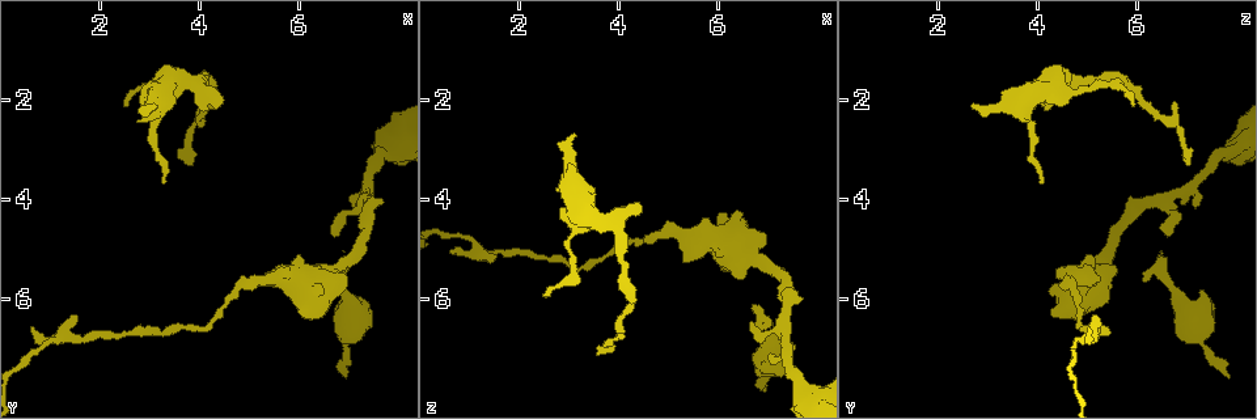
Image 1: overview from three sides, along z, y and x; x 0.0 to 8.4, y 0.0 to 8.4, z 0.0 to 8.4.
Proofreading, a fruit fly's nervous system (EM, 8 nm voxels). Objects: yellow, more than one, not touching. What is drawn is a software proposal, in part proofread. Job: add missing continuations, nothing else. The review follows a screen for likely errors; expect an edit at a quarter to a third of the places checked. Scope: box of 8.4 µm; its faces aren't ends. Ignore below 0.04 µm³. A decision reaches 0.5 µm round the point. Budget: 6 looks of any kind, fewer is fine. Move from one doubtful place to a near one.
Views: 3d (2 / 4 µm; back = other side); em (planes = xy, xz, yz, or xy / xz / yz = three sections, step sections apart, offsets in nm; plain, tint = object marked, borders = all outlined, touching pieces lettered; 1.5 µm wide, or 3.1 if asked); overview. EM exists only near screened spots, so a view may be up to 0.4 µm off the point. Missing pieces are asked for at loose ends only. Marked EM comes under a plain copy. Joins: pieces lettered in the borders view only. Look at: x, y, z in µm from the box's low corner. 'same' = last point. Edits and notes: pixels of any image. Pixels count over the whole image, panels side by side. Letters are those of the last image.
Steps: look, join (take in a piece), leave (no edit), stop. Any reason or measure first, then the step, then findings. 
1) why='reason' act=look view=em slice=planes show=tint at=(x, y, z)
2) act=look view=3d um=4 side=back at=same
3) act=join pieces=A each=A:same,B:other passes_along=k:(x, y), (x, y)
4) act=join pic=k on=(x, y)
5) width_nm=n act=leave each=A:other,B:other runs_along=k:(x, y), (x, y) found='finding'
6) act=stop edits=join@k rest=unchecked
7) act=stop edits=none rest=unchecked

why='tapers out' act=look view=em slice=planes show=borders at=(2.55, 2.20, 5.95)

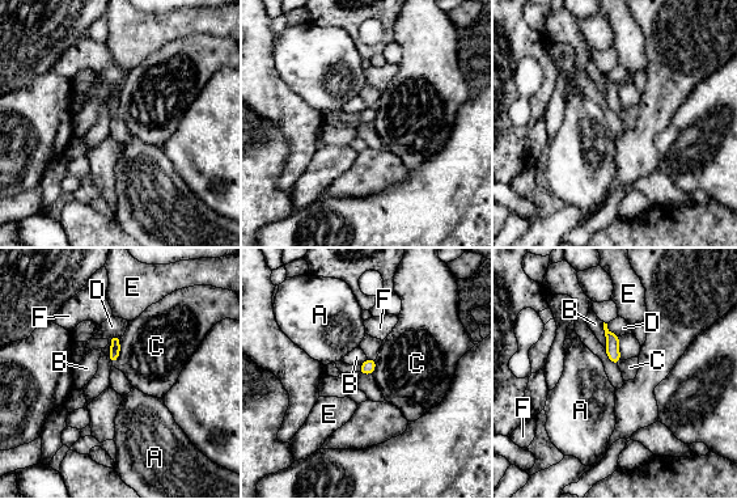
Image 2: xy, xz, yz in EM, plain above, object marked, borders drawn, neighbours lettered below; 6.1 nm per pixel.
act=leave each=A:other,B:other,C:other,D:other,E:other,F:other border=2:(121, 345), (121, 351), (113, 364) found='none of them fits'

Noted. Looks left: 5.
why='end of a long branch' act=look view=3d um=2 at=(3.85, 3.35, 7.00)

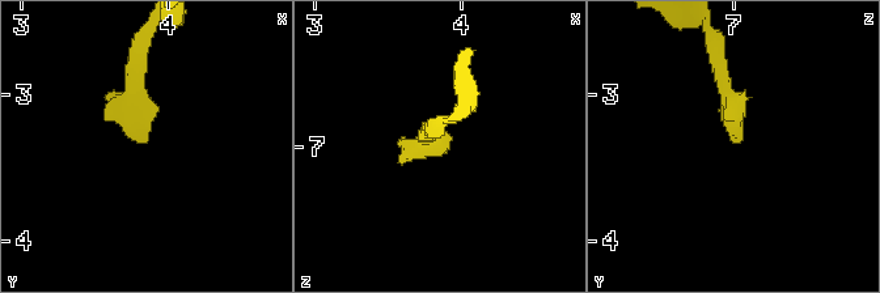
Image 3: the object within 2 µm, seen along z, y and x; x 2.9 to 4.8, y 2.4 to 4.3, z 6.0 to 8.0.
act=look view=em slice=xy step=8 show=tint at=(3.82, 3.34, 7.04)

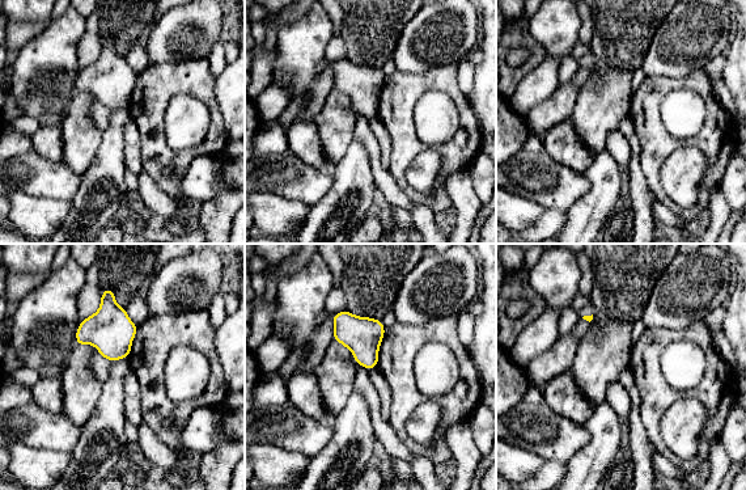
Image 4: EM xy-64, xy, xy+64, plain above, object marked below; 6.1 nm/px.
act=look view=em slice=planes show=borders at=same

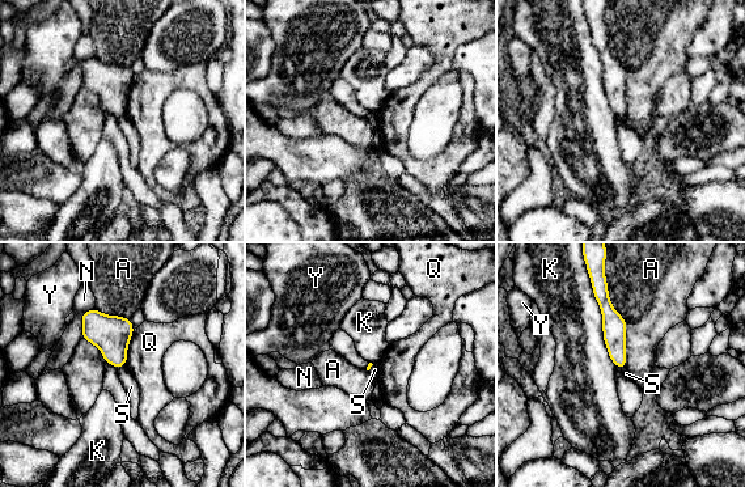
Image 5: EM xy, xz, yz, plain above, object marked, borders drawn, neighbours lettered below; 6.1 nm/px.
act=leave each=A:other,K:other,N:other,Q:other,S:other,Y:other runs_along=5:(602, 292), (614, 325), (621, 364) found='none of them fits'

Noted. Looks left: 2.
why='stops while still wide' act=look view=3d um=4 at=(6.50, 5.85, 4.30)

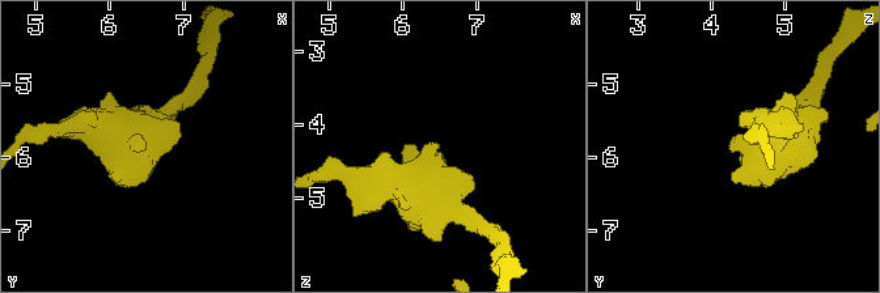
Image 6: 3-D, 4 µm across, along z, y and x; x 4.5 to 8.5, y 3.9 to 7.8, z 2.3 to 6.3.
why='now the EM' act=look view=em slice=planes show=borders at=(6.55, 5.90, 4.30)

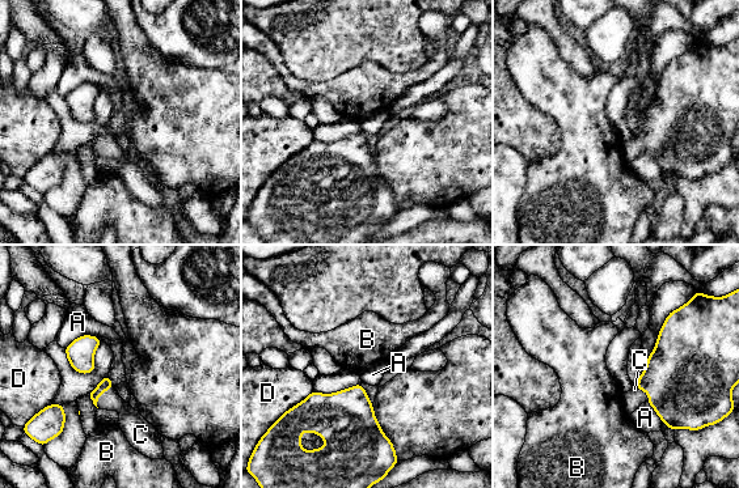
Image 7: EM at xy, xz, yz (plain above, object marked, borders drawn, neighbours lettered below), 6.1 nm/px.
longest_contact=A:220nm act=join pieces=C each=A:other,B:other,C:same,D:other found='it goes on there'

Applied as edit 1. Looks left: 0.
act=stop edits=join@7 rest=unchecked

